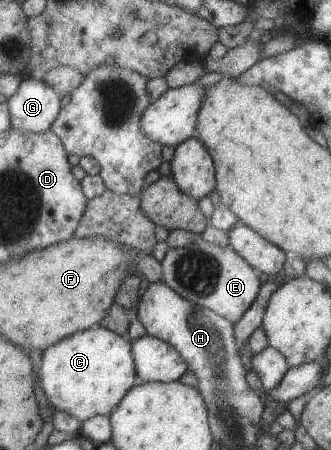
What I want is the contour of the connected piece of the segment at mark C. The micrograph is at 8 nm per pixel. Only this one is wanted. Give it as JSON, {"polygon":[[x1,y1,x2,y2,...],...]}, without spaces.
{"polygon":[[99,325,85,331,78,331,46,349,36,375,38,375,40,389,46,394,49,404,56,410,70,413,81,423,95,416,109,417,112,411,118,407,118,403,124,399,126,393,132,387,143,383,143,380,136,374,132,342]]}

